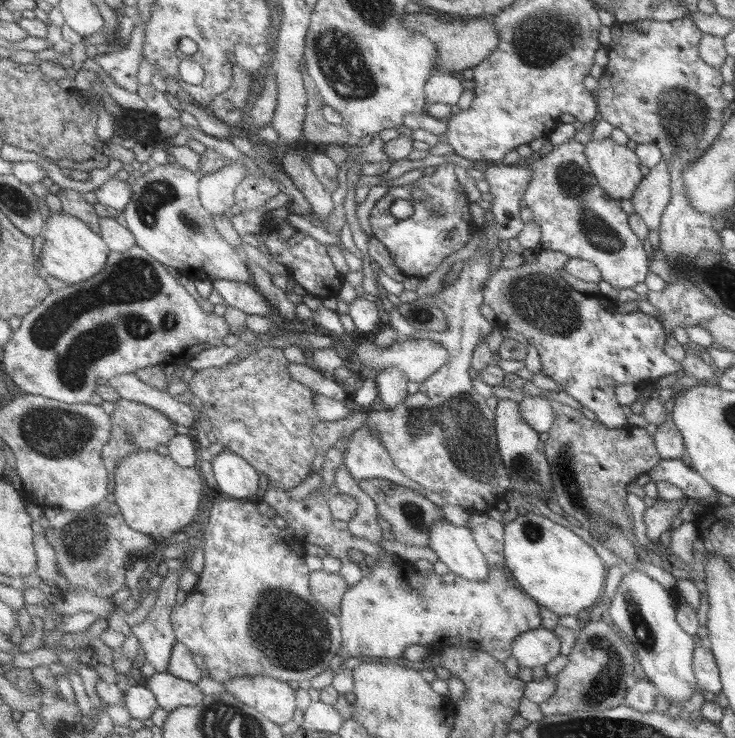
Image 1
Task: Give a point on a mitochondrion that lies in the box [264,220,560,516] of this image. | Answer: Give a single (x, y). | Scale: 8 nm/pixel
(467, 445)

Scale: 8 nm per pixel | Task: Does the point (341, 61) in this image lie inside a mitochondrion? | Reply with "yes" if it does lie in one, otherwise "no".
yes

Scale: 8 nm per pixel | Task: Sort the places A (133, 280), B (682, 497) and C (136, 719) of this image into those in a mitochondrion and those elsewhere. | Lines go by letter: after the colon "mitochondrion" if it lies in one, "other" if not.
A: mitochondrion
B: other
C: other

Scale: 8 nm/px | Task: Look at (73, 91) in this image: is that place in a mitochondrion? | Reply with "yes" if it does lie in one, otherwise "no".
no

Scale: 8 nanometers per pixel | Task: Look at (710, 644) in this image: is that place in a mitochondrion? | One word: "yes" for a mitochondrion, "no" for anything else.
no

